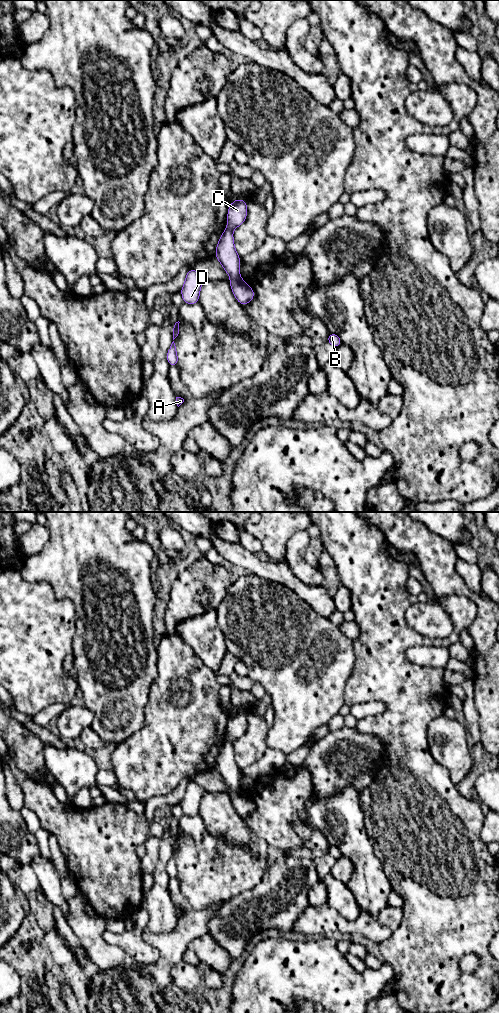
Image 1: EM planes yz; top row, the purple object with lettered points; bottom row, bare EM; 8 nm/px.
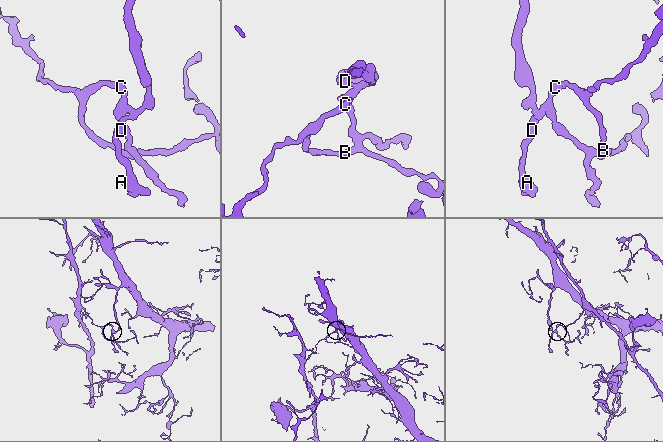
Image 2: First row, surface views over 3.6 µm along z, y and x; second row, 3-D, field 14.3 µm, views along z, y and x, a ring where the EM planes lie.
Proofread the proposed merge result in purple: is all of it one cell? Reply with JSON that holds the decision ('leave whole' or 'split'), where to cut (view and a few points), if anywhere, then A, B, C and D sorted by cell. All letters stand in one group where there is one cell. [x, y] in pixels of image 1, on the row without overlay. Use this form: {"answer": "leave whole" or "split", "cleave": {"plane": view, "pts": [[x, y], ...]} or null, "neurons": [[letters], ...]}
{"answer": "split", "cleave": {"plane": "yz", "pts": [[239, 790], [231, 793]]}, "neurons": [["A", "D"], ["B", "C"]]}

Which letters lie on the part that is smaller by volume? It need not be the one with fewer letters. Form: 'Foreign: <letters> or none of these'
Foreign: B, C

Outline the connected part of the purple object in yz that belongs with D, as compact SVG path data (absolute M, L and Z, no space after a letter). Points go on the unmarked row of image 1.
M190 781L186 787L185 795L181 801L183 814L186 816L197 816L200 807L200 800L205 790L195 781Z

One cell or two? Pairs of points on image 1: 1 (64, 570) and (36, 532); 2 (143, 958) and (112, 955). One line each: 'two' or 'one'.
1: two
2: two

